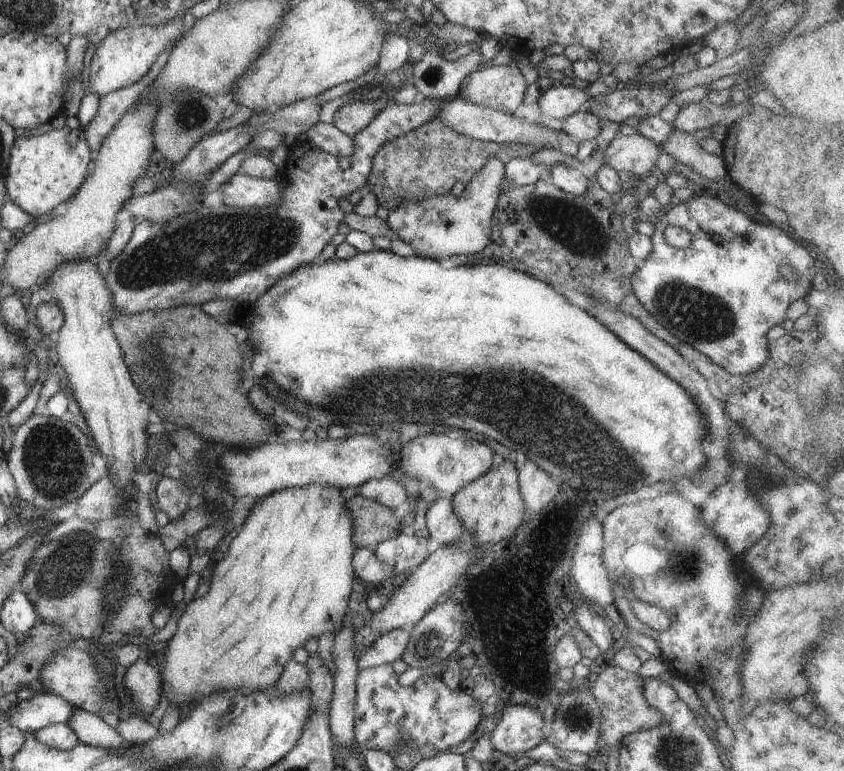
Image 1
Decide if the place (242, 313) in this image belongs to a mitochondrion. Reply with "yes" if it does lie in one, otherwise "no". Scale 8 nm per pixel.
no

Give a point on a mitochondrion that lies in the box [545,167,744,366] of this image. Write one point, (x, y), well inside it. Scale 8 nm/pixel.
(699, 317)

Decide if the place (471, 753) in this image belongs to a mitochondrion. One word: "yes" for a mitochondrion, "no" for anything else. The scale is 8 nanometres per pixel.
no

